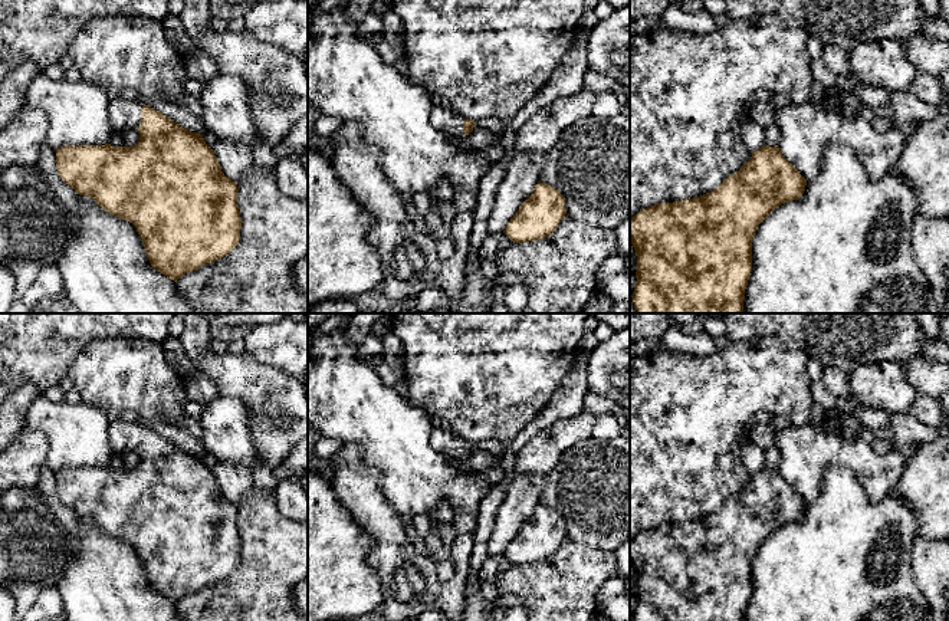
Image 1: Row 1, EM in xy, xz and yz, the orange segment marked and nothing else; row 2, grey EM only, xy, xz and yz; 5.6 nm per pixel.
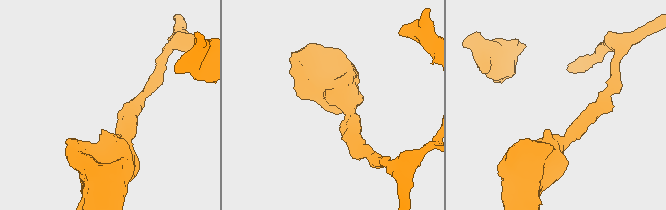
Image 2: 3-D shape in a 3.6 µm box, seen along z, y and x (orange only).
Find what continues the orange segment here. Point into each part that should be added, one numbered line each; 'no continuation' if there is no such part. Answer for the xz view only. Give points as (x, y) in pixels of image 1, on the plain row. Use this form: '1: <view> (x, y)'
1: xz (446, 443)

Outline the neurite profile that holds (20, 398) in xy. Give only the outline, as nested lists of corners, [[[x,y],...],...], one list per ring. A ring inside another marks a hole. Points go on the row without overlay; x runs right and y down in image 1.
[[[32,382],[22,384],[9,395],[0,410],[0,451],[24,428],[24,415],[37,395],[40,391]]]

